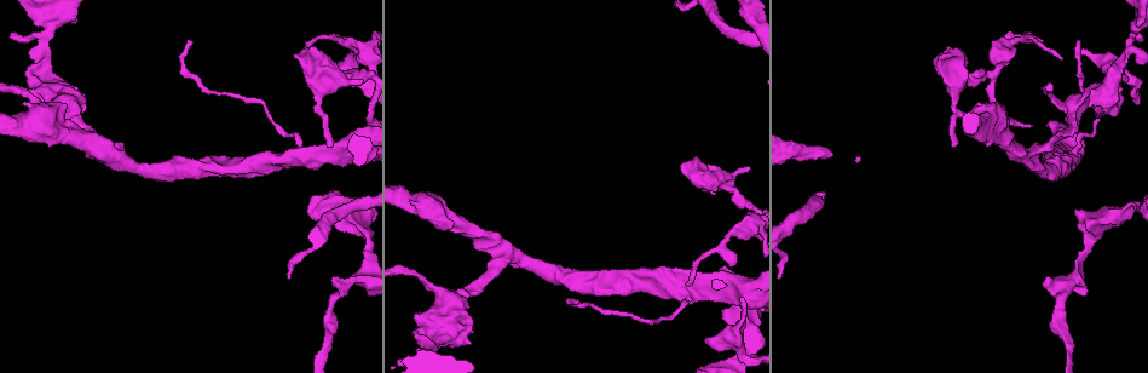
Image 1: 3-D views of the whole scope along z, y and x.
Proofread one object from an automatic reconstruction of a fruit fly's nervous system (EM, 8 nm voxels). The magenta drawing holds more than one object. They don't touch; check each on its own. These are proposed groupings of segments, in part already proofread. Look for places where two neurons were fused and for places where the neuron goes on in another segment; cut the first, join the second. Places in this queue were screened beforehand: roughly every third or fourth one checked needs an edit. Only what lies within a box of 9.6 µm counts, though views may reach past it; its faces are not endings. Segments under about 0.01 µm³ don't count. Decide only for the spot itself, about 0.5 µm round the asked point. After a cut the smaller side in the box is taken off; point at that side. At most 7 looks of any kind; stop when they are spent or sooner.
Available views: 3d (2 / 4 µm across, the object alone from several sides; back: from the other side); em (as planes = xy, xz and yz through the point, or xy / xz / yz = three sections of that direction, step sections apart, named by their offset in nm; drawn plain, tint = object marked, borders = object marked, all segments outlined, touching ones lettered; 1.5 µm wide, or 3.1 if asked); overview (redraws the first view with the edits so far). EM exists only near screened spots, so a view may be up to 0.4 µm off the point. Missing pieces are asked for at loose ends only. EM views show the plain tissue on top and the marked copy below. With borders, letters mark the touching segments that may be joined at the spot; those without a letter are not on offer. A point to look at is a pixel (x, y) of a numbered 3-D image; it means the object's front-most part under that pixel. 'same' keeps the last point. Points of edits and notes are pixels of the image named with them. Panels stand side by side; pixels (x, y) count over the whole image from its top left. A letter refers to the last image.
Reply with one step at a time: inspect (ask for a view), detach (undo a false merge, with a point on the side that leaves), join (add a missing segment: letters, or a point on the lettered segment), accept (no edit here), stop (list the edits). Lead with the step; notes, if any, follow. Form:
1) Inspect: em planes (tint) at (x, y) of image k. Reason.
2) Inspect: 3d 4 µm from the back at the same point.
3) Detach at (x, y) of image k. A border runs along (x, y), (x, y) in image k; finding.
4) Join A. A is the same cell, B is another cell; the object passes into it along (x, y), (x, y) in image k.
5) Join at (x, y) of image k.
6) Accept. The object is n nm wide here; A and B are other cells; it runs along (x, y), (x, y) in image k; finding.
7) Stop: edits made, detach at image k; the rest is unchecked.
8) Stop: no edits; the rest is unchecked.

Inspect: em xz step 4 (borders) at (1048, 276) of image 1. Branch stops here.

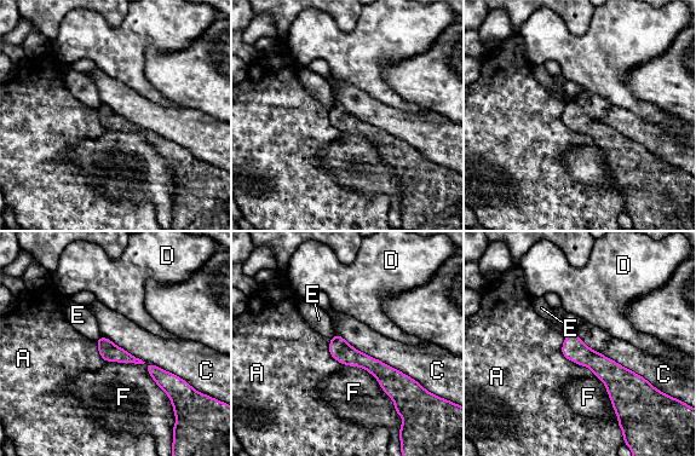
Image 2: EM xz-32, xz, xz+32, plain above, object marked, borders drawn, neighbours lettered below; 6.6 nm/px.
Accept. A, C, D, E and F are other cells; it runs along (101, 341), (113, 353), (143, 362), (173, 390) in image 2; none of them fits.

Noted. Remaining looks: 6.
Inspect: 3d 2 µm at (189, 40) of image 1. Tapers out.

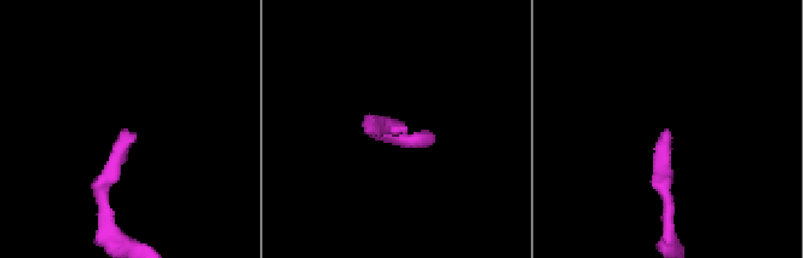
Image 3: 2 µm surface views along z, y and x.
Inspect: em yz step 4 (borders) at (400, 129) of image 3. Shape alone is not enough.

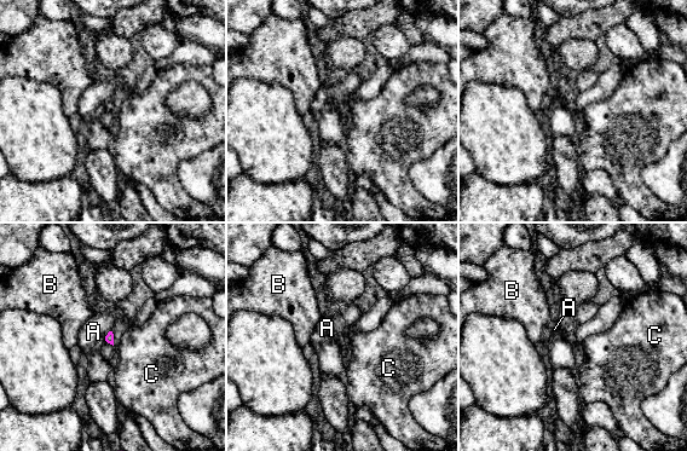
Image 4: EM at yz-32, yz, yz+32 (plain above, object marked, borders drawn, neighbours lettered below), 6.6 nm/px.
Inspect: em xy step 4 (borders) at the same point.

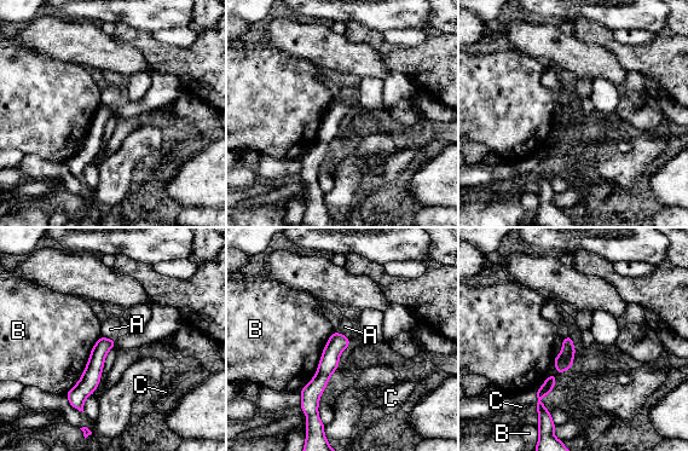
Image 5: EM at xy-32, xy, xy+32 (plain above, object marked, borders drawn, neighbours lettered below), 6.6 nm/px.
Accept. A, B and C are other cells; no lettered segment goes on from it.

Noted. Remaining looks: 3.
Inspect: em xz step 8 (tint) at (421, 336) of image 1. Thick end.

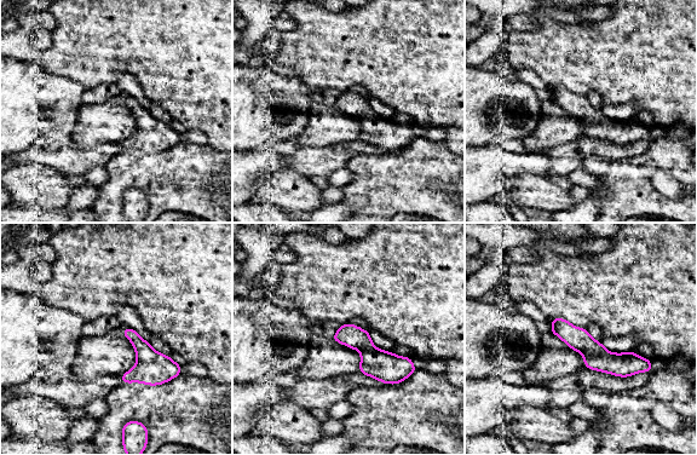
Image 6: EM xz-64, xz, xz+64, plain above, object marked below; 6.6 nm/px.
Inspect: em planes (tint) at the same point. Another direction.

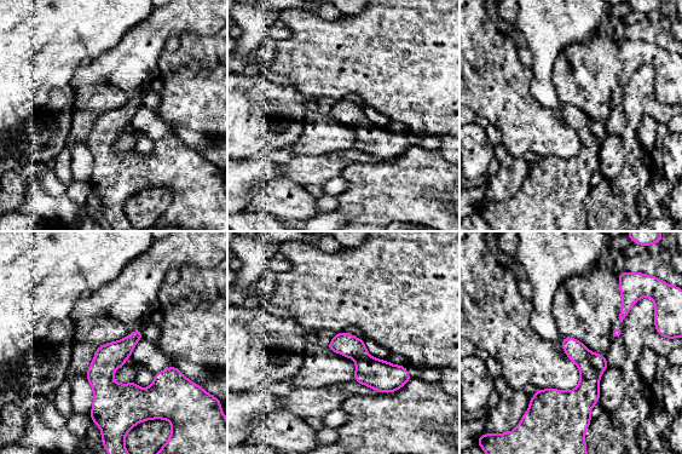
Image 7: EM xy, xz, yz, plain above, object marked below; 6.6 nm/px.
Inspect: em planes (borders) at the same point. See the neighbours.

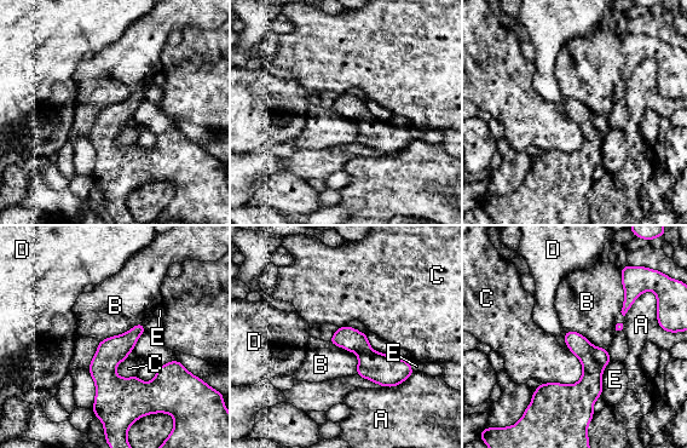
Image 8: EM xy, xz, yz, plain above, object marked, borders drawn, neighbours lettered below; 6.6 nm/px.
Accept. A, B, C, D and E are other cells; a border runs along (582, 362), (577, 382), (540, 384) in image 8; none of them fits.

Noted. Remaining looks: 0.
Stop: no edits; the rest is unchecked.

